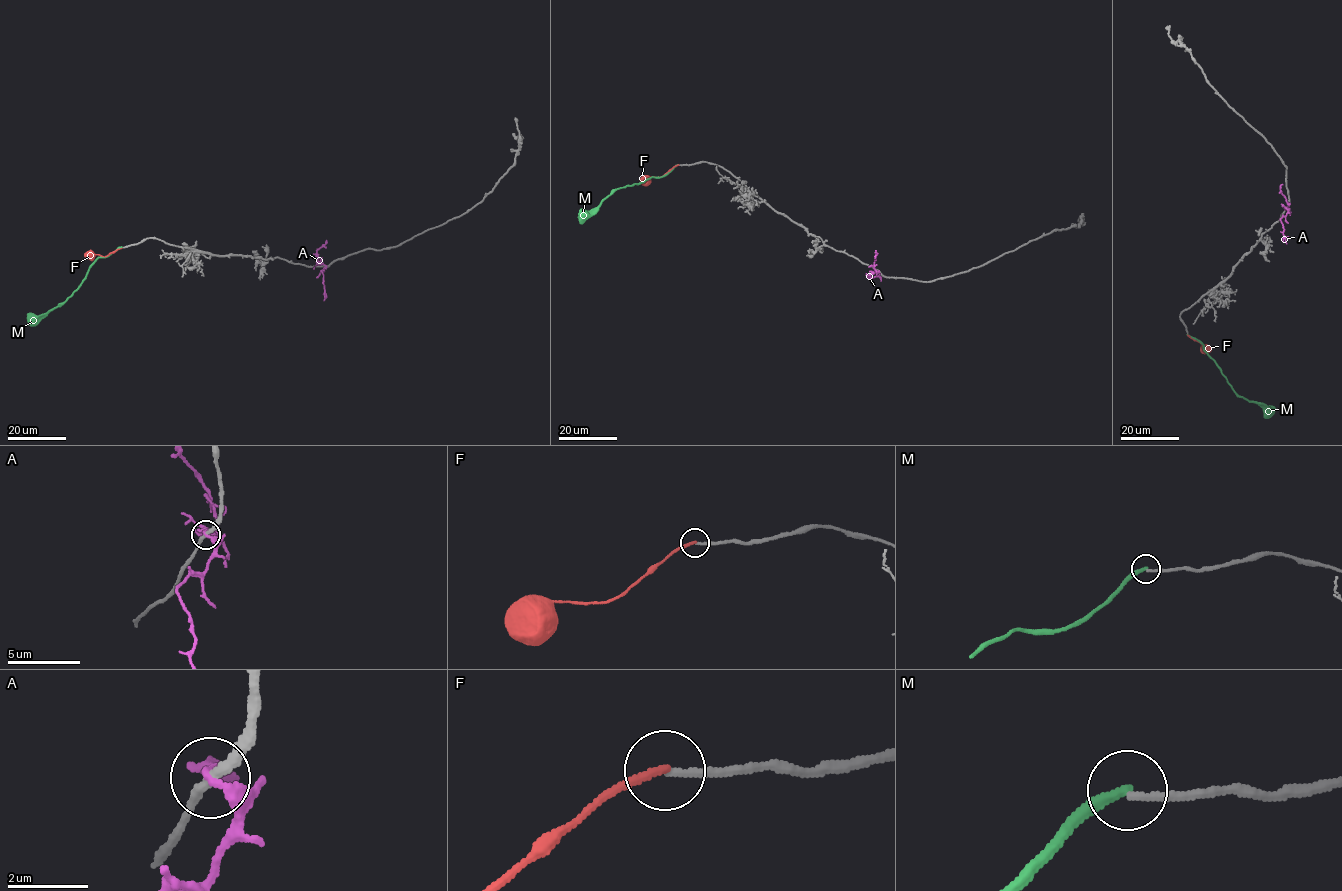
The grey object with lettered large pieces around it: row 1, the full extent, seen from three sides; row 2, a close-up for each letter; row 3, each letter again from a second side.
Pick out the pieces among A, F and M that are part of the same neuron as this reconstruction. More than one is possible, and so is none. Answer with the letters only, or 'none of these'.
none of these

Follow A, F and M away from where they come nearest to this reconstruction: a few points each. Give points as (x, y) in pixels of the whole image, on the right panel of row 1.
A: (1286, 208), (1288, 211), (1280, 219), (1286, 243)
F: (1187, 335), (1203, 345), (1202, 349), (1209, 350)
M: (1187, 334), (1202, 344), (1238, 395), (1274, 412)

